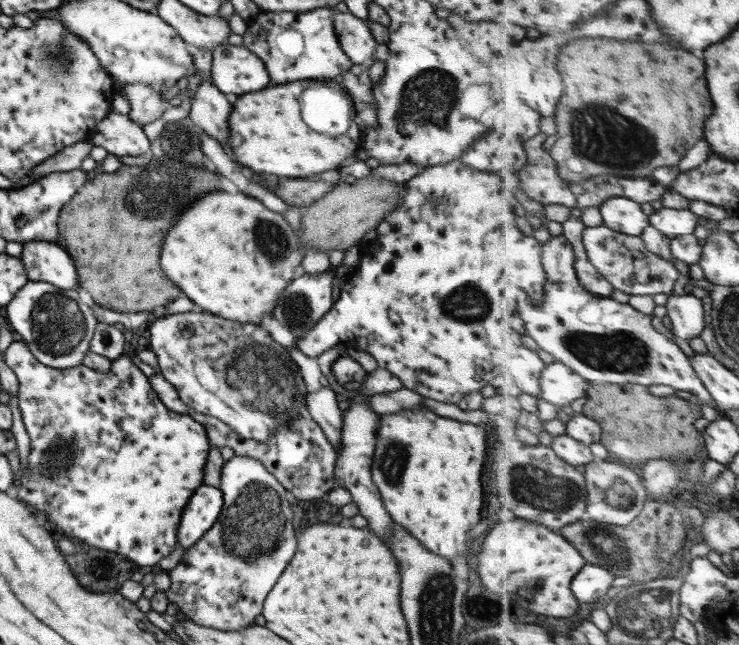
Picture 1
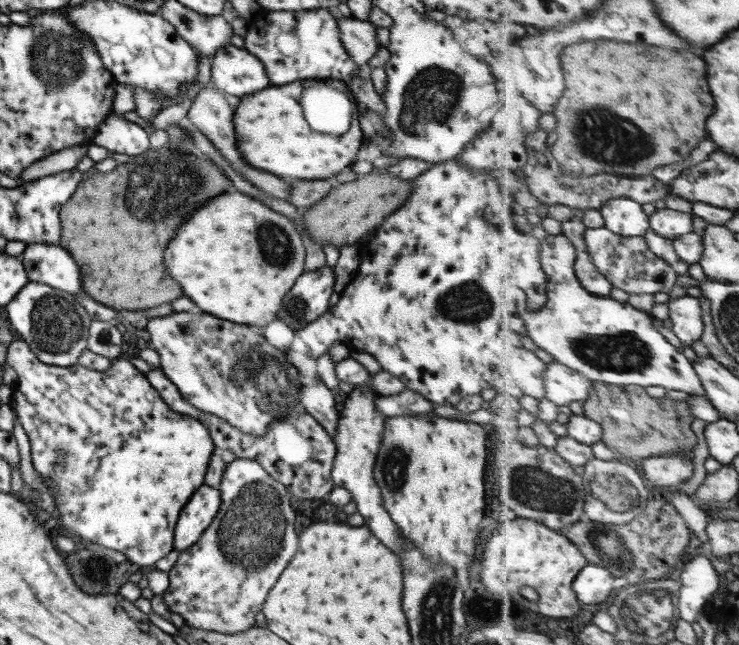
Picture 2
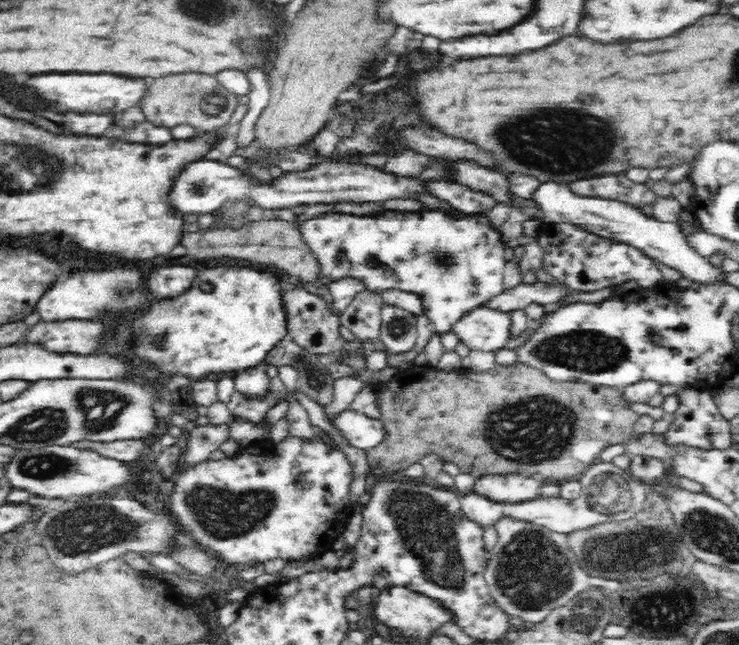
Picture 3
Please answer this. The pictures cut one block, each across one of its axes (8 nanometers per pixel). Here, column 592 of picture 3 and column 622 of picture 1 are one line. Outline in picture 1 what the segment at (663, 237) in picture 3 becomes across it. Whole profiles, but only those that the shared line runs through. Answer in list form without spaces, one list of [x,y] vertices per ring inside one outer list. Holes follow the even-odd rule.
[[[611,198],[601,207],[603,224],[611,230],[628,235],[642,237],[645,228],[650,225],[650,216],[641,210],[641,204],[629,198]]]

